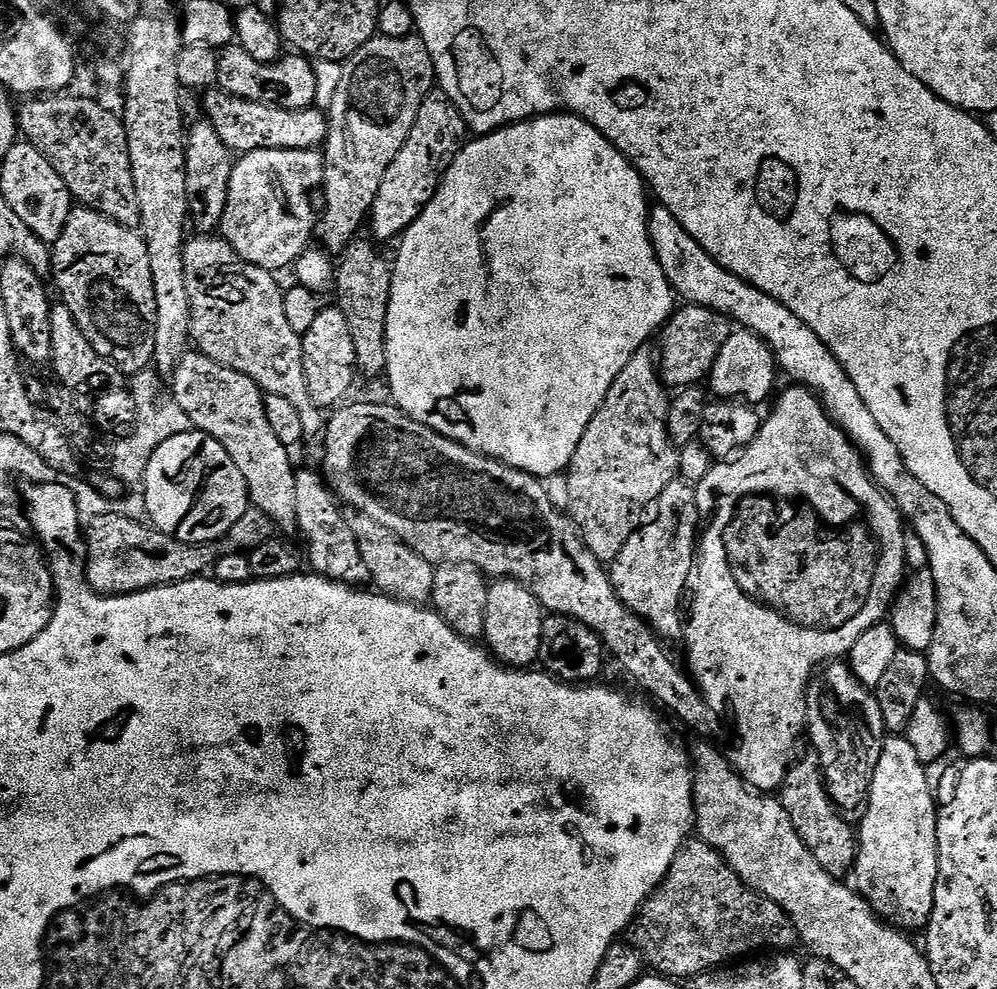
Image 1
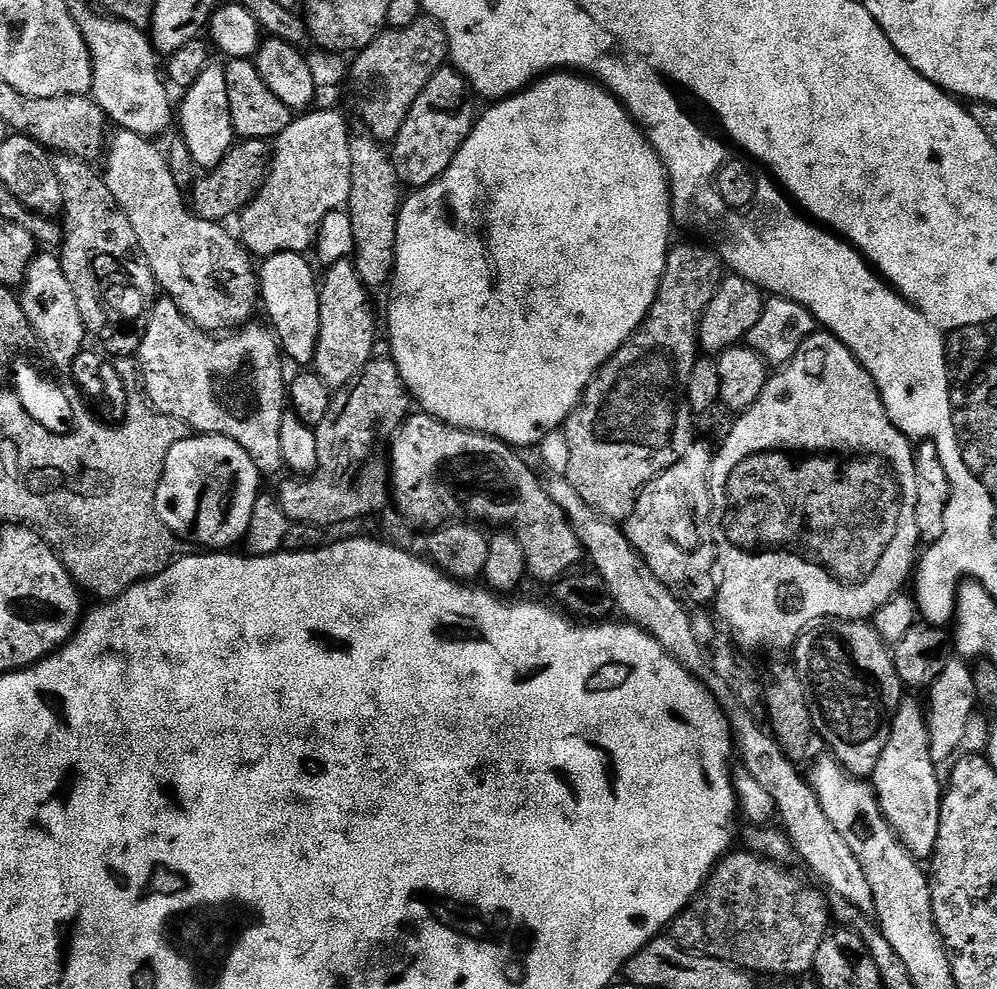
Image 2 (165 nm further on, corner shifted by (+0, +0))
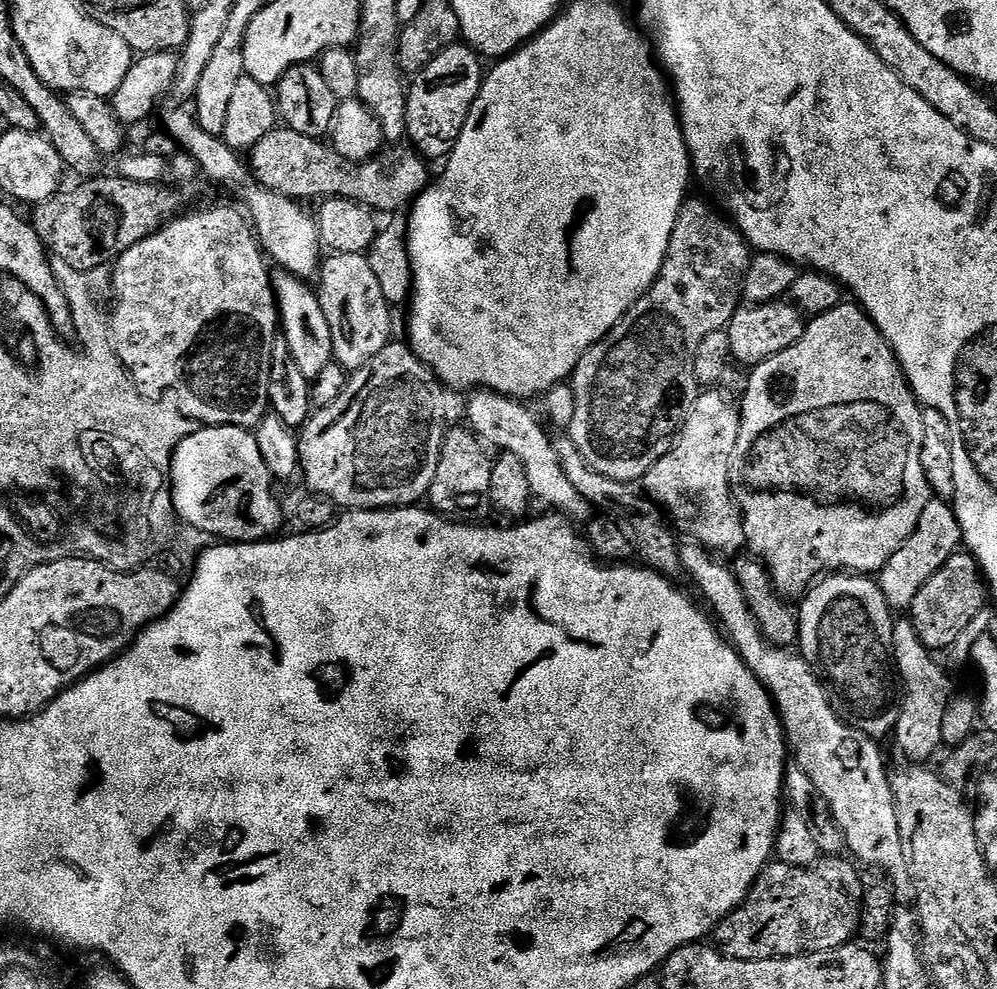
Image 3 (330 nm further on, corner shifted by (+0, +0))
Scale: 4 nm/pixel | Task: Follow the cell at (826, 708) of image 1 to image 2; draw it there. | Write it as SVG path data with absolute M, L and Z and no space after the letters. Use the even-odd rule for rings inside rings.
M833 620L817 623L801 634L794 645L795 652L796 673L798 678L802 678L802 686L806 686L812 701L814 726L817 734L824 739L827 751L850 775L871 778L878 766L878 758L882 758L882 750L886 750L894 714L906 696L889 645L885 644L871 623L862 620Z

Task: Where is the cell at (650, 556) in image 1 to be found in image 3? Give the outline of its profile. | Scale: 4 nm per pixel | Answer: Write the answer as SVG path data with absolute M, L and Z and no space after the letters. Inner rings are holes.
M720 390L701 391L684 419L679 436L673 440L672 449L642 481L643 491L660 505L671 527L677 533L685 532L689 541L713 554L736 554L746 544L744 518L730 482L739 433L740 409L733 397Z

